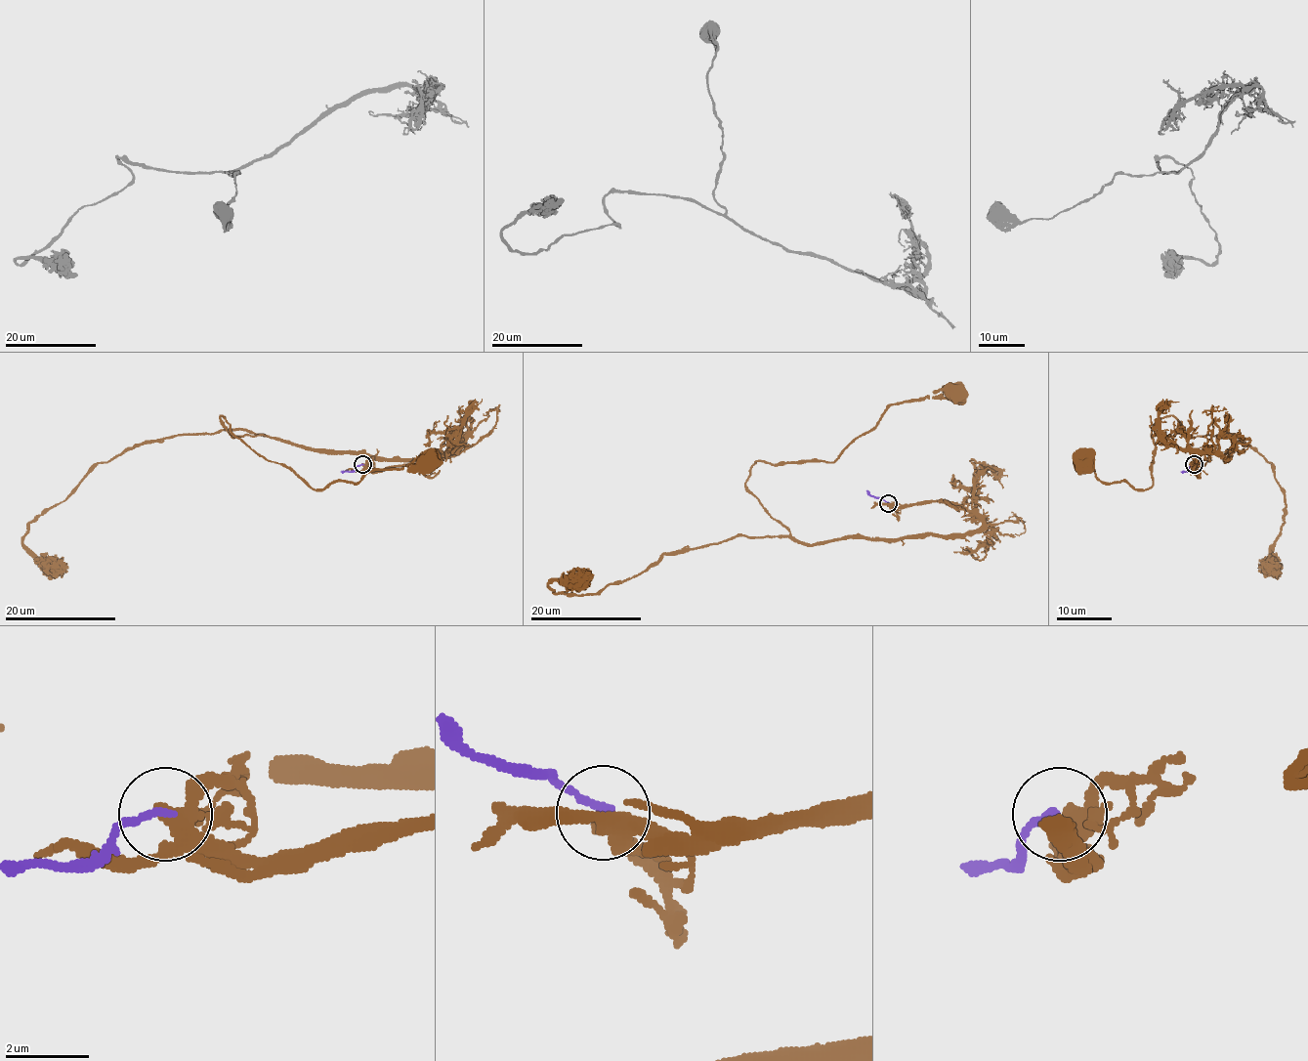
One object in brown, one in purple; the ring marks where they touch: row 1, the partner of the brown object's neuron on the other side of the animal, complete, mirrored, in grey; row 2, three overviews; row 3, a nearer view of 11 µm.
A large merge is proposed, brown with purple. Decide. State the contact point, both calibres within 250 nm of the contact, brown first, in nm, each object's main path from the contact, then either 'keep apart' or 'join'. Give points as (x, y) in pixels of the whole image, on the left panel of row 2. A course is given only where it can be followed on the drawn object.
place (362, 464); calibres 360 and 170 nm; course brown (363, 464), (384, 471), (456, 453), (314, 451), (233, 437), (221, 415), (314, 489), (427, 458); course purple (363, 464), (352, 471), (341, 471); keep apart

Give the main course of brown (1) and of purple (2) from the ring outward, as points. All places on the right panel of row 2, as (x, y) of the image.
1: (1194, 464), (1225, 460), (1234, 441), (1192, 437), (1169, 415), (1153, 425), (1146, 489), (1103, 482), (1082, 458)
2: (1194, 464), (1187, 471), (1180, 471)

